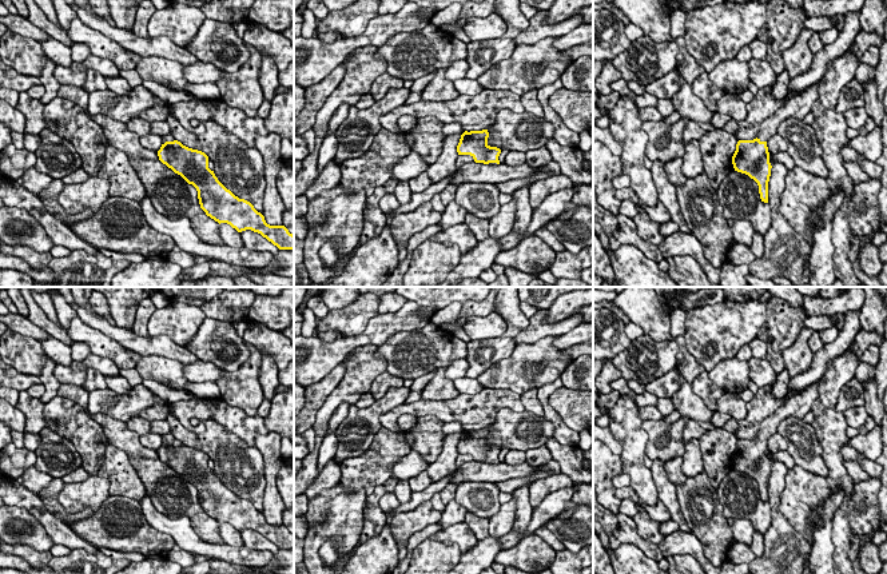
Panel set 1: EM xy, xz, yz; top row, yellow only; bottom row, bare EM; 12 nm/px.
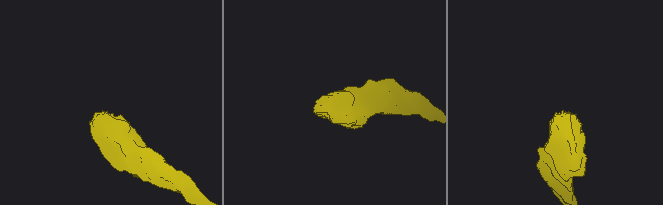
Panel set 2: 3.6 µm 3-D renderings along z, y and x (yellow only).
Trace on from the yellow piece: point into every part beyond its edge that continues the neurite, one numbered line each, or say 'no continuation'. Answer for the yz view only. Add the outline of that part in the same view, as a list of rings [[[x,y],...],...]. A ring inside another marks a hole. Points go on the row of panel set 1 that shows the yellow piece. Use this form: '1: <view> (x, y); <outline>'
1: yz (798, 107); [[[819,83],[810,85],[799,96],[787,100],[783,107],[777,108],[777,111],[771,117],[765,119],[761,123],[756,137],[759,139],[759,135],[764,133],[765,137],[760,141],[768,141],[771,136],[777,133],[777,127],[785,119],[792,116],[797,120],[803,120],[811,112],[812,105],[818,100],[818,97]]]

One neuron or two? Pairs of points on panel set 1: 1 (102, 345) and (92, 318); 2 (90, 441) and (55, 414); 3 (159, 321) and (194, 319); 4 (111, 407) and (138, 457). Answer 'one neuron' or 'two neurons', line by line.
1: two neurons
2: one neuron
3: one neuron
4: two neurons

